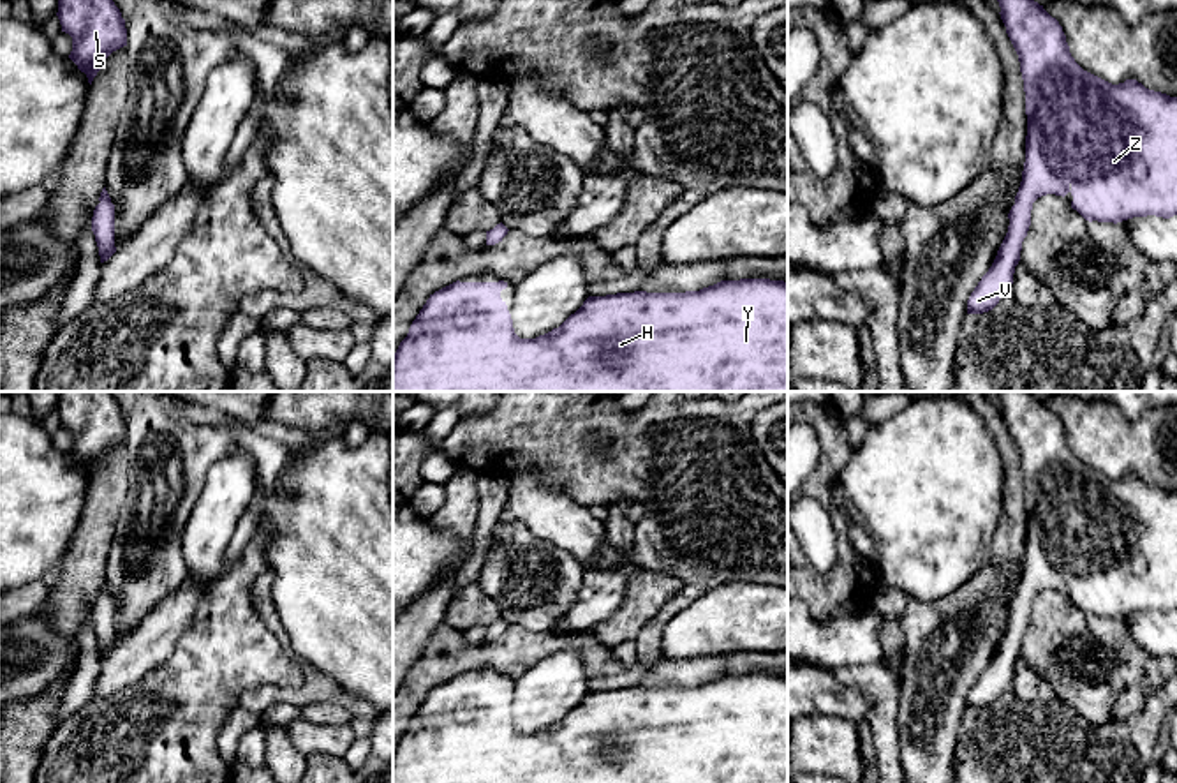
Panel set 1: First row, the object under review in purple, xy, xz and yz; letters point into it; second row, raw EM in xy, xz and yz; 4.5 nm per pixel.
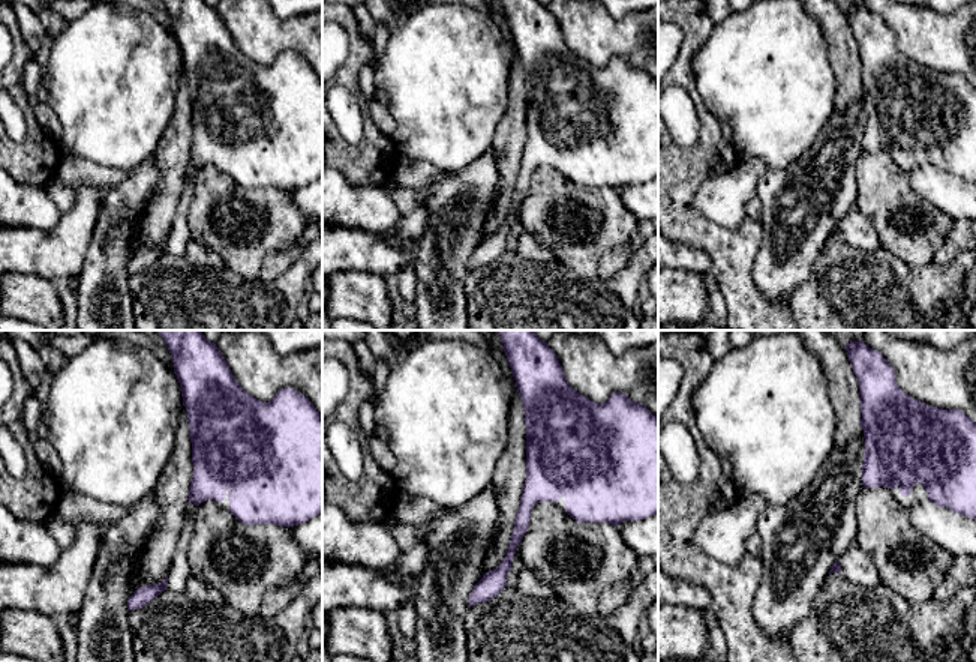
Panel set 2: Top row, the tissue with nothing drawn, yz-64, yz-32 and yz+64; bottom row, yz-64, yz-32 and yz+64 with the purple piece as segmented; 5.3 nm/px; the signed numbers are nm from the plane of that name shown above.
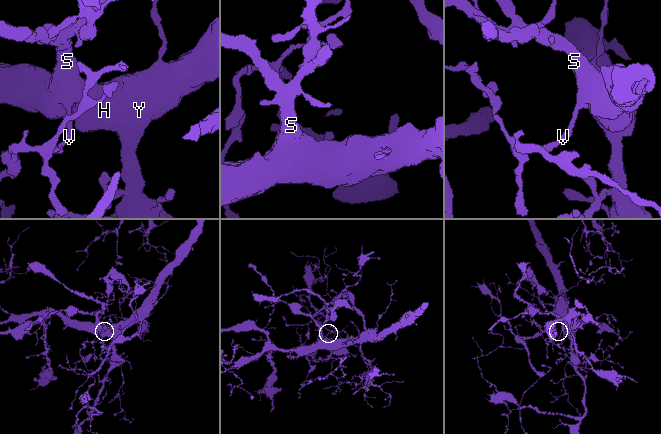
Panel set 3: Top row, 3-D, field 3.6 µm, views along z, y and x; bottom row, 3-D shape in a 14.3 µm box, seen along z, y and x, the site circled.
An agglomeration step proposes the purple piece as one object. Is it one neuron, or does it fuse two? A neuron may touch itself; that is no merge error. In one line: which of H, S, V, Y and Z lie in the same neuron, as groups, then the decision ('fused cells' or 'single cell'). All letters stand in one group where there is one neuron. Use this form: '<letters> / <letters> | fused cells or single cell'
H S V Y Z | single cell

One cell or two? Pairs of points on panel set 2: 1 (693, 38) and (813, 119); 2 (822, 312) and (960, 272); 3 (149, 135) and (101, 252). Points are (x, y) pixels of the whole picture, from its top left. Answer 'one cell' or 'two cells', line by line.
1: two cells
2: one cell
3: two cells

